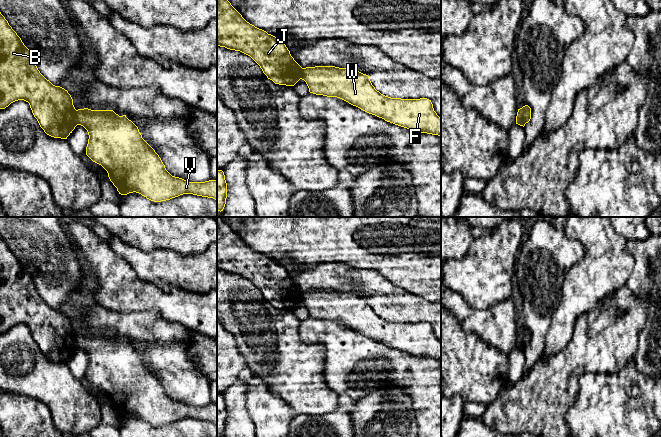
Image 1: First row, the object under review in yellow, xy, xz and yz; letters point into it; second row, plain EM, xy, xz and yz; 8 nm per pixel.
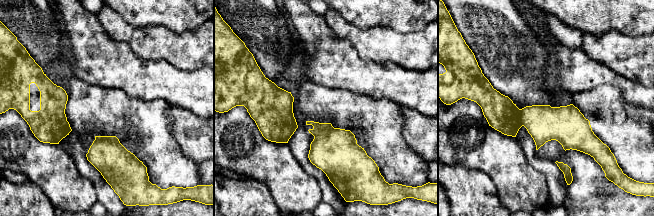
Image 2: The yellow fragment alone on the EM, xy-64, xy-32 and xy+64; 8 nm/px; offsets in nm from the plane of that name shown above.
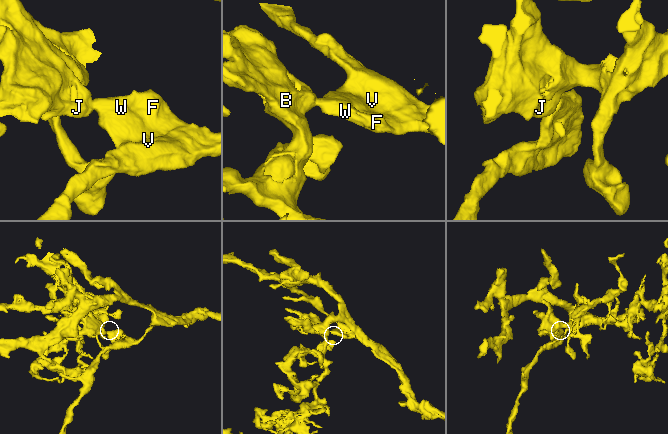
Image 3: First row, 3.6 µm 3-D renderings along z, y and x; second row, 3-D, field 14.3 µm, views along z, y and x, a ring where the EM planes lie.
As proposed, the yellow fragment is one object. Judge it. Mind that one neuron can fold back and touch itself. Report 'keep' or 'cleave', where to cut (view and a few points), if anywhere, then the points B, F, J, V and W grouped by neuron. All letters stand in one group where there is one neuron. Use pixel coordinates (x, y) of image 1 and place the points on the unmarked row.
cleave; cut xy (76, 334), (76, 344), (79, 348); groups B J / F V W

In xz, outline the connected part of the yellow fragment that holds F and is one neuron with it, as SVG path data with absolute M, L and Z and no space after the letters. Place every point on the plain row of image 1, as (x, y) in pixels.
M335 290L306 291L302 293L301 303L306 306L310 317L340 322L387 346L414 356L438 359L441 361L441 342L434 335L431 324L427 322L401 323L385 320L375 313L368 299L355 293Z

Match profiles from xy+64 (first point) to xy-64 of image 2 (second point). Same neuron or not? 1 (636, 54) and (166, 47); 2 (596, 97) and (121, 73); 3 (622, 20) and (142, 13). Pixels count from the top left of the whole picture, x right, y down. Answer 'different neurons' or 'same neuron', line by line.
1: same neuron
2: different neurons
3: same neuron

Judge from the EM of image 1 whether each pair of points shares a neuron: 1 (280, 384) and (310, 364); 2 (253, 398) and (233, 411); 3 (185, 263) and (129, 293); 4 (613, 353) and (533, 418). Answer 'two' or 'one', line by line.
1: one
2: two
3: two
4: one

